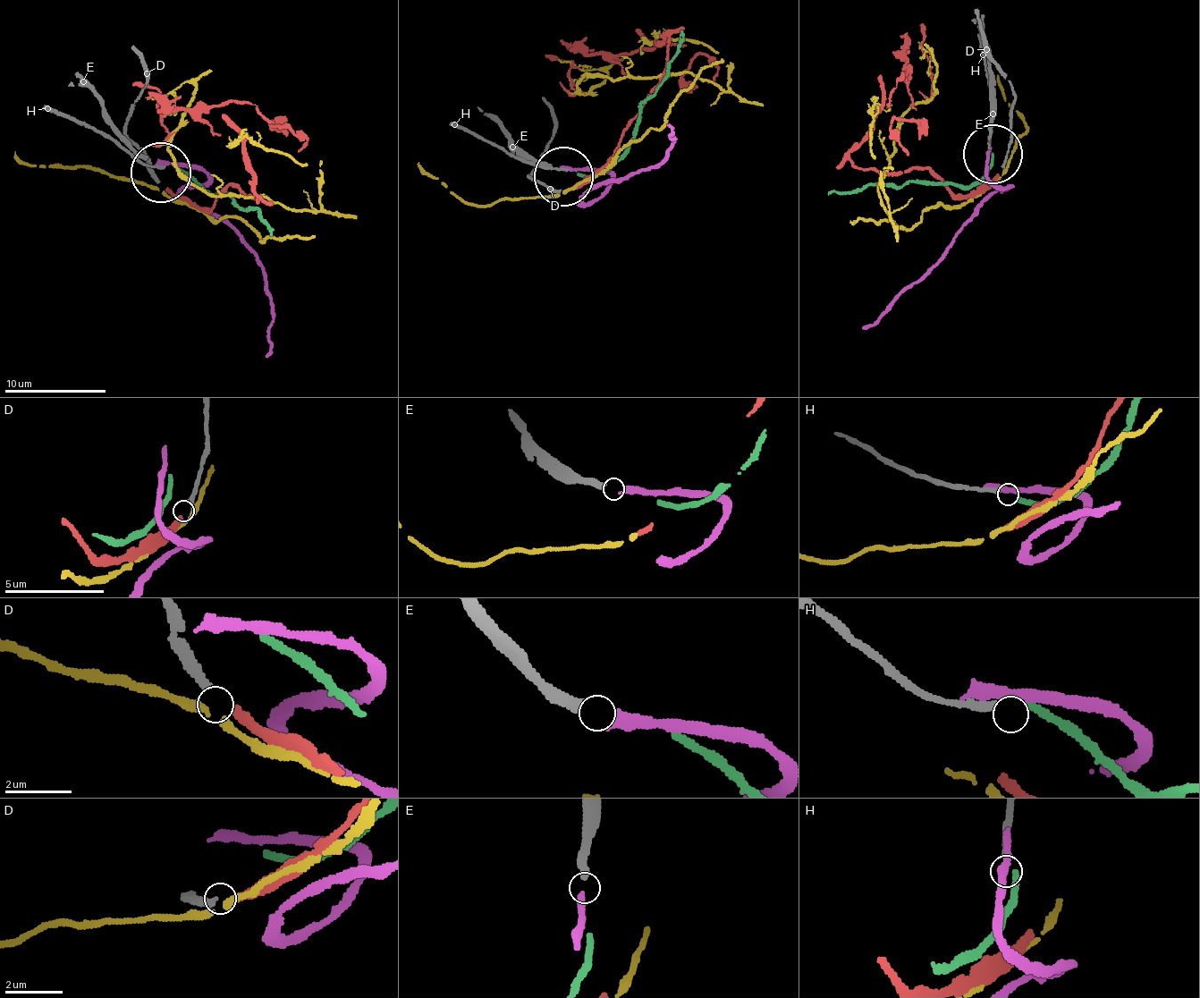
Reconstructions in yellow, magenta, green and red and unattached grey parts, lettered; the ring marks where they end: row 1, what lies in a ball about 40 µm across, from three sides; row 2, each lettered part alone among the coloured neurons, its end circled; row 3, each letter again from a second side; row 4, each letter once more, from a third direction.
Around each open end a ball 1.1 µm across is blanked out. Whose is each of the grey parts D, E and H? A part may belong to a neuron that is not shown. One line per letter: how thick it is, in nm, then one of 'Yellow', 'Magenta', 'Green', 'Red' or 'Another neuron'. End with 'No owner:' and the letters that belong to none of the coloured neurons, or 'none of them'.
D: Thickness 200 nm. Red
E: Thickness 340 nm. Magenta
H: Thickness 220 nm. Another neuron
No owner: H

